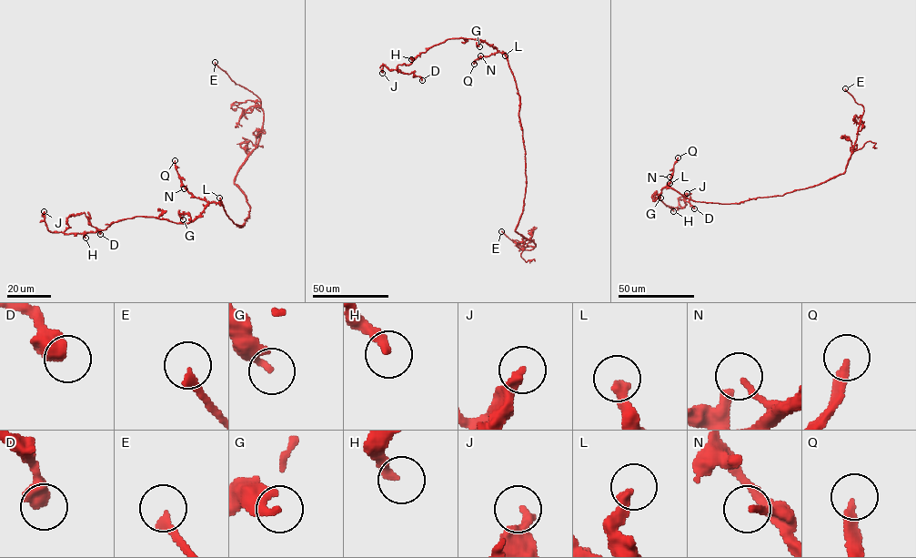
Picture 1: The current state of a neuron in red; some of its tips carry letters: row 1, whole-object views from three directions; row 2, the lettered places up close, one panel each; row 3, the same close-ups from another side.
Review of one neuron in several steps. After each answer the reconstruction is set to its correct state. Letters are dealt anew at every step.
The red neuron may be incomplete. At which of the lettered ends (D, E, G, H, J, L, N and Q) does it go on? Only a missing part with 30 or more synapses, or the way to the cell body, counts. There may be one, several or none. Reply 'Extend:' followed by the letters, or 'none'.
Extend: E, Q

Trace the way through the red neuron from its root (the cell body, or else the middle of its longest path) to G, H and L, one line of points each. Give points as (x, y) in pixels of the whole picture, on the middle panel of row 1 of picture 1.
G: (519, 110), (519, 95), (506, 56), (485, 41), (478, 42), (477, 44), (479, 46)
H: (519, 110), (519, 95), (506, 56), (483, 41), (447, 39), (411, 59)
L: (519, 110), (519, 95), (505, 55)

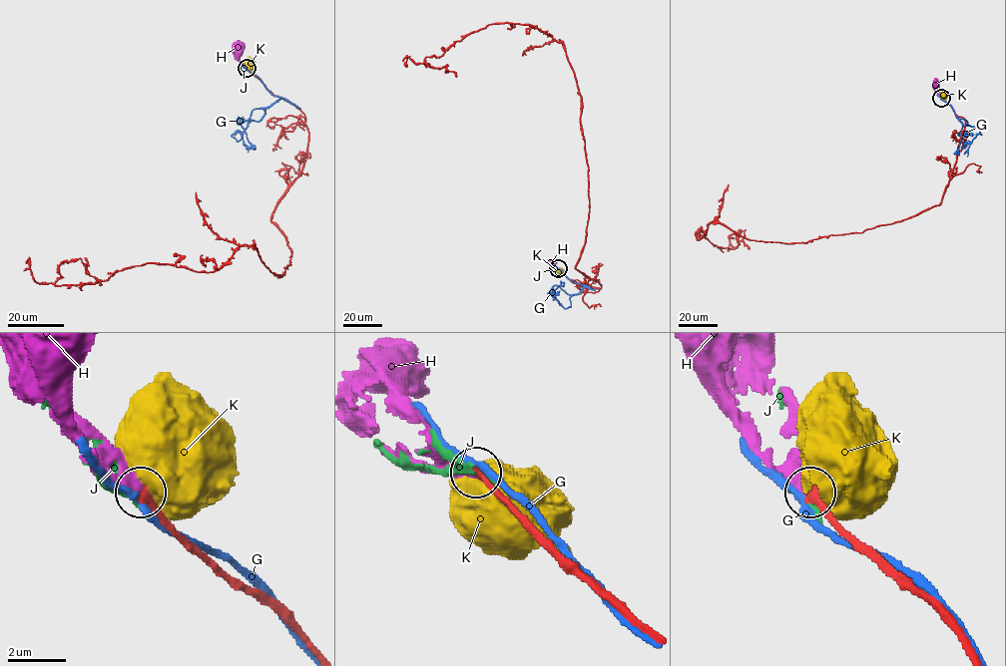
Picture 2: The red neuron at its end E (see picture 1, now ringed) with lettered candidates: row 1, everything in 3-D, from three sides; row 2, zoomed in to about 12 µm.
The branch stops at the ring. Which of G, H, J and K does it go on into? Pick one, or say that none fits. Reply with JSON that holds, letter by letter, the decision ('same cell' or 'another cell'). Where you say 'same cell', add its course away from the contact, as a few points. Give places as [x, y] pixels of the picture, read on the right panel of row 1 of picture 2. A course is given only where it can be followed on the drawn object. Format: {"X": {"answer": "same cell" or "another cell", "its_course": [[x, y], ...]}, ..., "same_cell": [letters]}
{"G": {"answer": "another cell"}, "H": {"answer": "same cell", "its_course": [[941, 97], [934, 84]]}, "J": {"answer": "another cell"}, "K": {"answer": "another cell"}, "same_cell": ["H"]}

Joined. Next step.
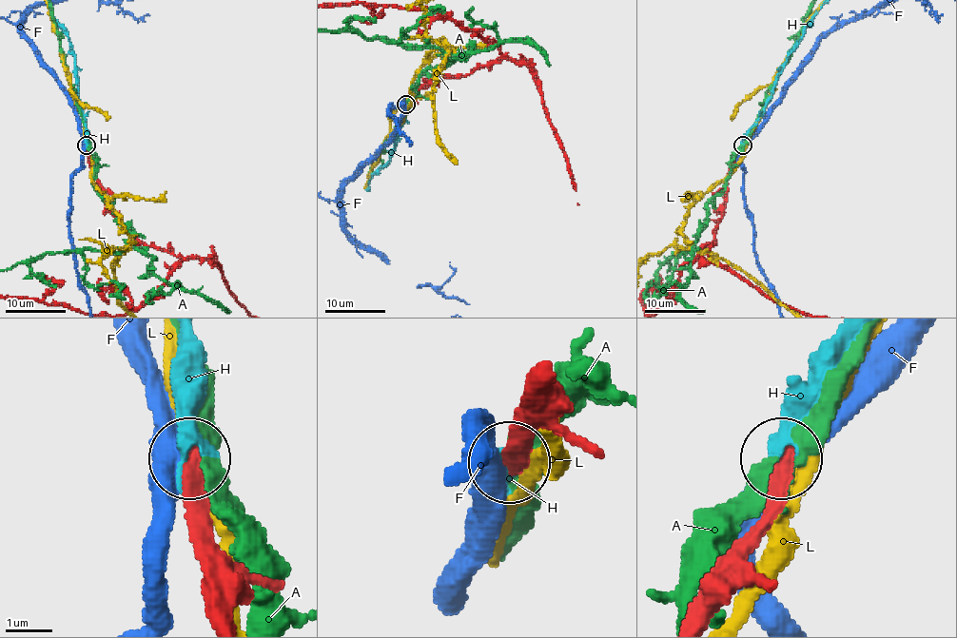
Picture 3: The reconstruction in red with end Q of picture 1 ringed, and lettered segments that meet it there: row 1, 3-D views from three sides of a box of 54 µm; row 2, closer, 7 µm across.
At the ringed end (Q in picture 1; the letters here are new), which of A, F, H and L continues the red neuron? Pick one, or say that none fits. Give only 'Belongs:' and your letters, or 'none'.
Belongs: H

